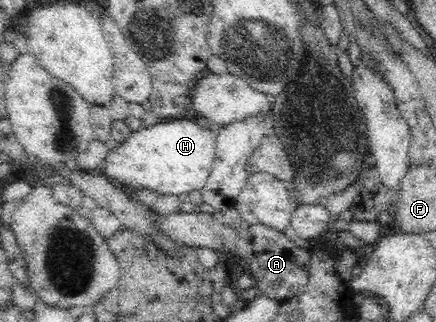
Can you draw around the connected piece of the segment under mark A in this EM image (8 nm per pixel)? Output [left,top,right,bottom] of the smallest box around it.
[149,208,311,302]

